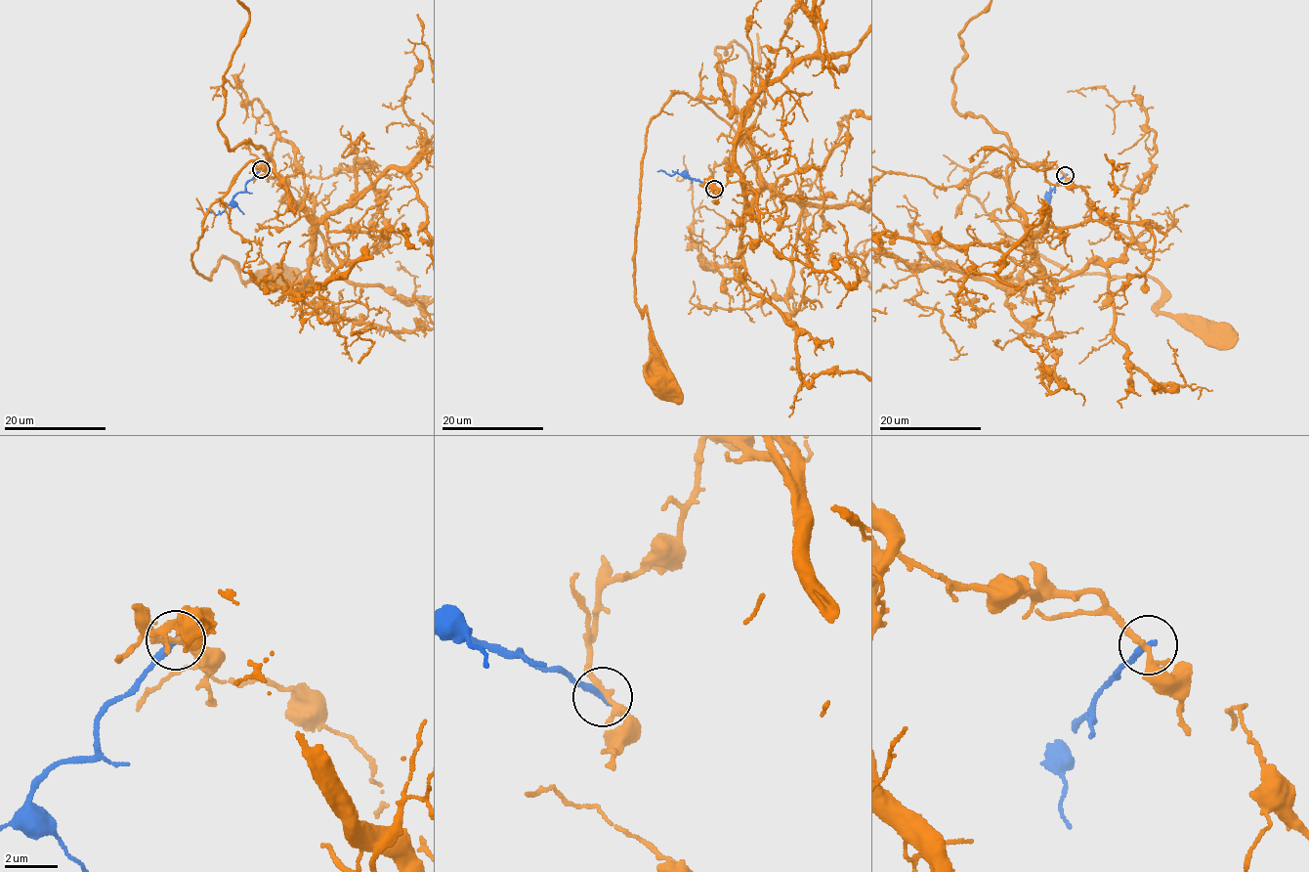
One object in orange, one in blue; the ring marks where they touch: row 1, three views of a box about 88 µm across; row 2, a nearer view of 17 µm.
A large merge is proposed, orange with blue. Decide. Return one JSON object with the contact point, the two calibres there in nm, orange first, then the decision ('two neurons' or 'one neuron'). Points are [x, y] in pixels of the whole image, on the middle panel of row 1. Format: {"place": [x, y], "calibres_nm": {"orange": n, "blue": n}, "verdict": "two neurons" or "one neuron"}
{"place": [714, 189], "calibres_nm": {"orange": 180, "blue": 280}, "verdict": "two neurons"}

